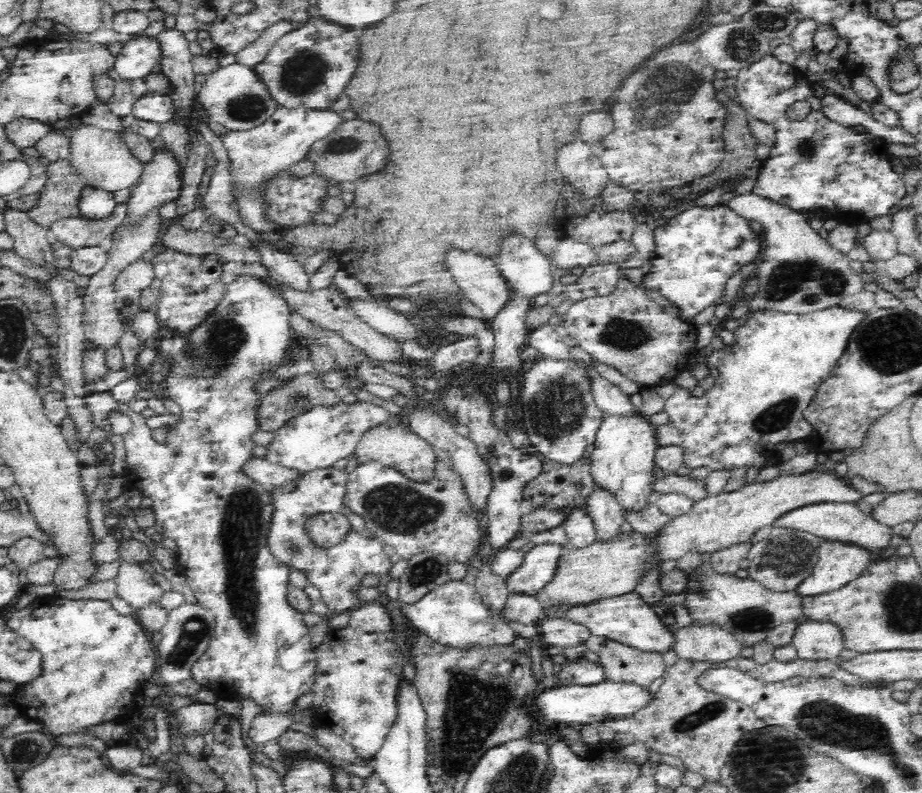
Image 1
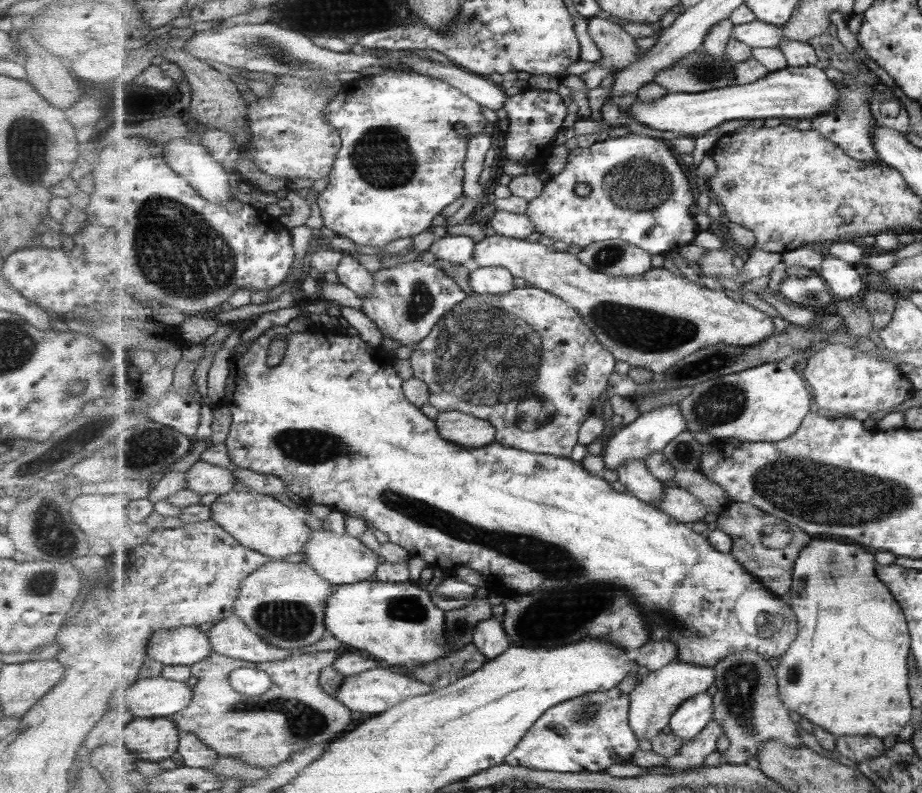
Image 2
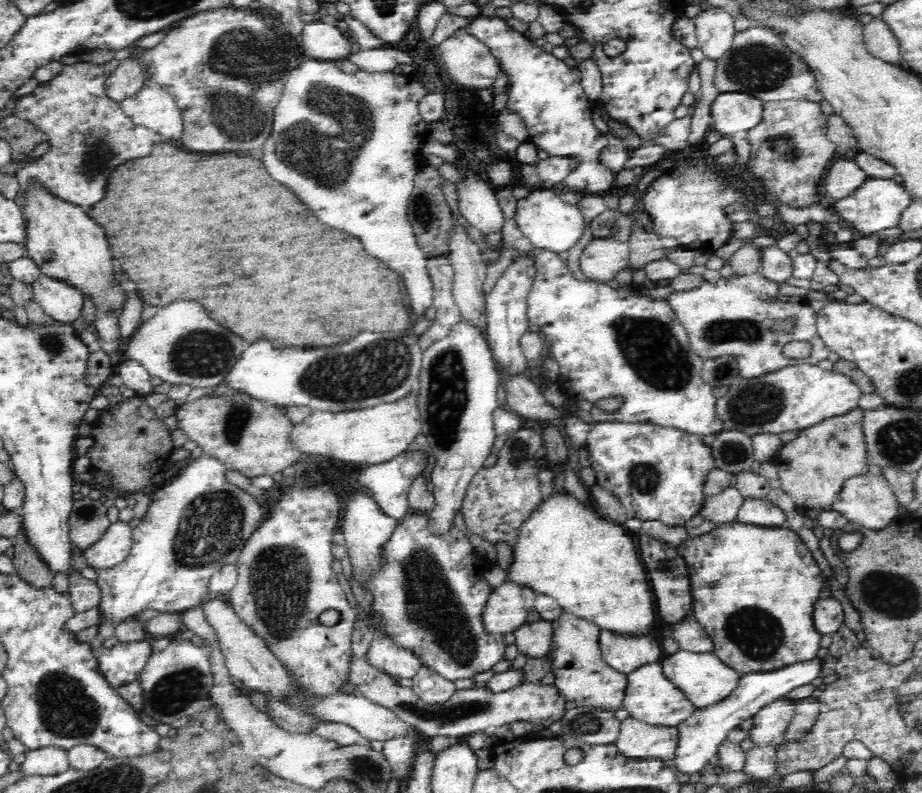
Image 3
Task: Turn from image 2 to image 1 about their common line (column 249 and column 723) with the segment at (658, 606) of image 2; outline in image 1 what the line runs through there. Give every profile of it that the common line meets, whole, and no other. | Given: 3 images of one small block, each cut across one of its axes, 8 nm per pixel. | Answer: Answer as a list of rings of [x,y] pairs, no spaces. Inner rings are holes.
[[[839,305],[830,306],[830,308],[822,308],[822,310],[814,310],[814,312],[794,313],[794,312],[782,312],[780,310],[770,310],[768,308],[760,308],[753,312],[751,318],[744,326],[739,326],[733,331],[735,335],[735,343],[724,350],[714,350],[711,355],[704,355],[697,348],[694,348],[692,352],[697,352],[697,357],[700,363],[705,363],[709,369],[709,374],[714,376],[715,383],[713,387],[704,393],[701,397],[695,397],[694,392],[686,391],[682,387],[678,387],[675,395],[672,395],[668,400],[665,400],[665,411],[670,417],[670,422],[667,425],[659,426],[656,429],[657,441],[659,446],[670,446],[675,444],[681,446],[684,449],[684,466],[694,469],[705,466],[713,470],[729,470],[732,471],[735,468],[742,467],[762,467],[763,456],[767,450],[772,450],[780,442],[799,441],[806,439],[812,432],[812,425],[808,421],[804,420],[804,408],[806,408],[816,390],[820,384],[826,378],[830,376],[832,369],[836,366],[838,360],[846,352],[847,344],[850,342],[850,336],[854,332],[854,329],[859,326],[860,323],[866,318],[866,313],[859,312],[858,310],[847,310],[841,308]]]

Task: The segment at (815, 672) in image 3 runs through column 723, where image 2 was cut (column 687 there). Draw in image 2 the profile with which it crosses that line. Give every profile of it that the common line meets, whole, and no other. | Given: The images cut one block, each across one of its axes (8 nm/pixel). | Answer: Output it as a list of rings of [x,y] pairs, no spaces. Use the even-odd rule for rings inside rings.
[[[706,692],[697,694],[697,696],[685,700],[673,714],[670,732],[679,736],[684,743],[689,742],[709,726],[713,720],[713,712],[714,696],[709,696]]]

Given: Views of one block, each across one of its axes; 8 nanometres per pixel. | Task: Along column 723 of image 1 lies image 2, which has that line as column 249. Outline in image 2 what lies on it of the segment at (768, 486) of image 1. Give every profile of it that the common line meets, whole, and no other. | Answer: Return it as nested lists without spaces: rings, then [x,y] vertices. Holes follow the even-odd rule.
[[[231,490],[221,494],[211,504],[213,521],[229,532],[240,544],[267,556],[271,561],[282,561],[293,554],[303,554],[307,544],[312,540],[313,529],[307,526],[302,515],[296,509],[289,508],[273,498],[273,495],[260,494],[255,491],[236,492]]]

